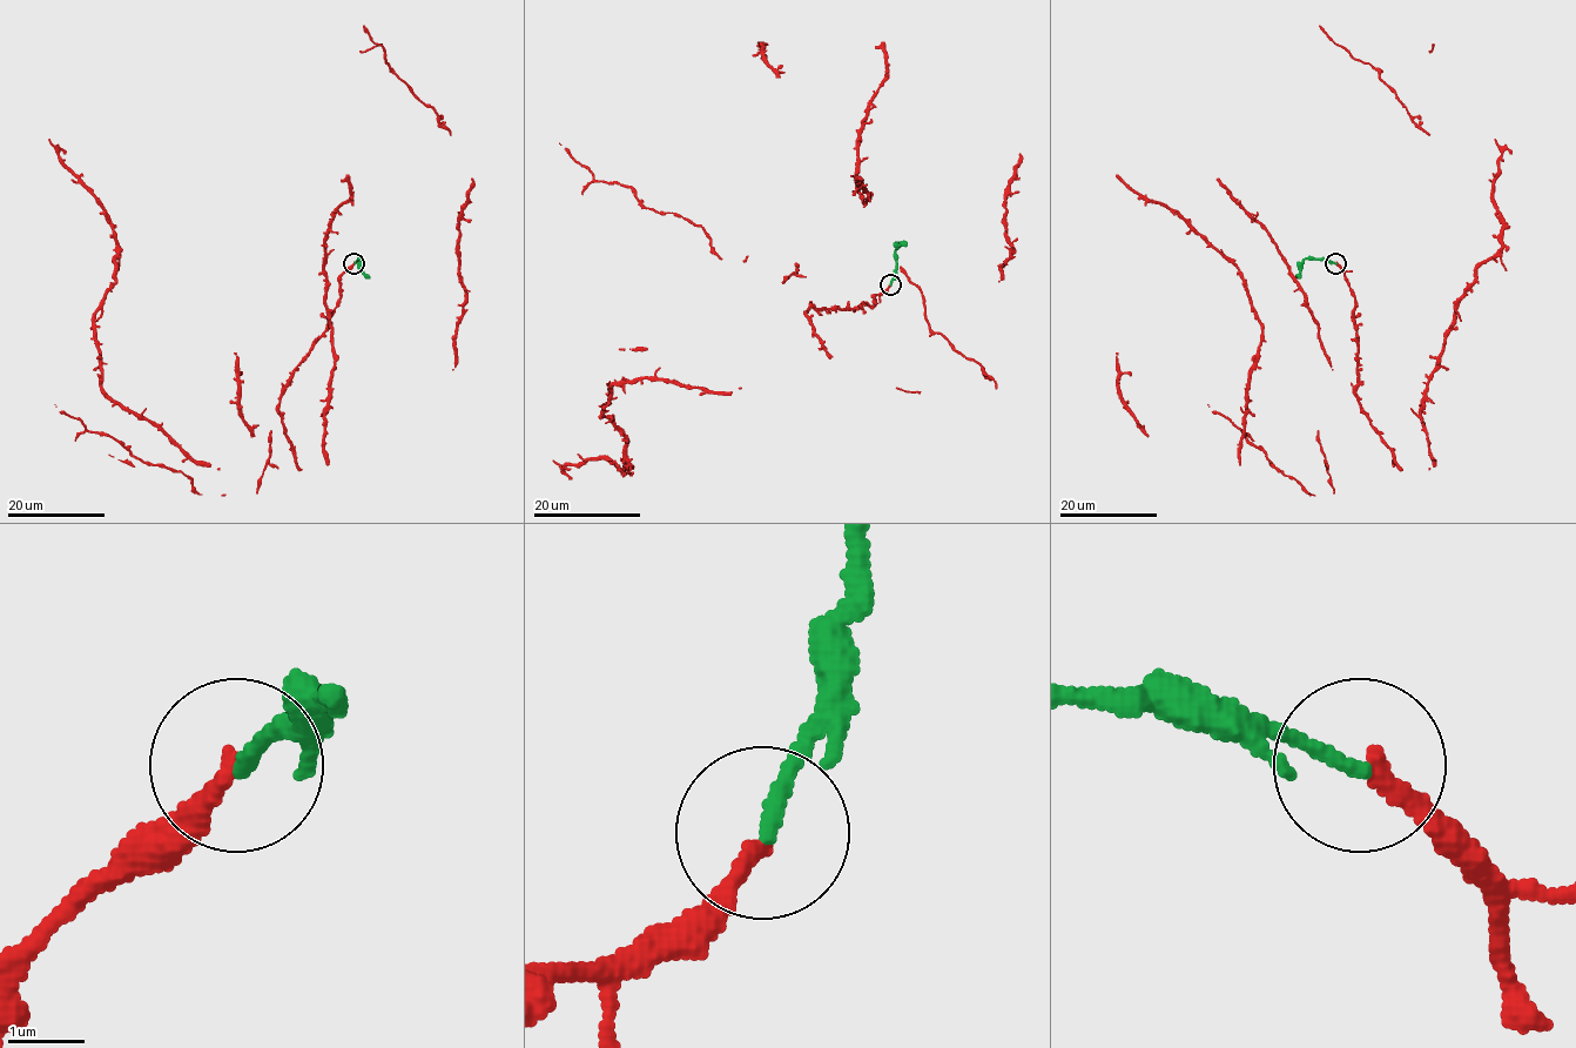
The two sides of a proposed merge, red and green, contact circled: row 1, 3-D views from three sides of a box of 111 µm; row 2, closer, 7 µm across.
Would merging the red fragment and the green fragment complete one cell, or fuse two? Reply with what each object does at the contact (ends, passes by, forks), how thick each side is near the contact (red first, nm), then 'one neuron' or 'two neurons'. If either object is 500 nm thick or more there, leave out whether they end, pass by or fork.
red ends; green ends; calibres 240 and 200 nm; two neurons

